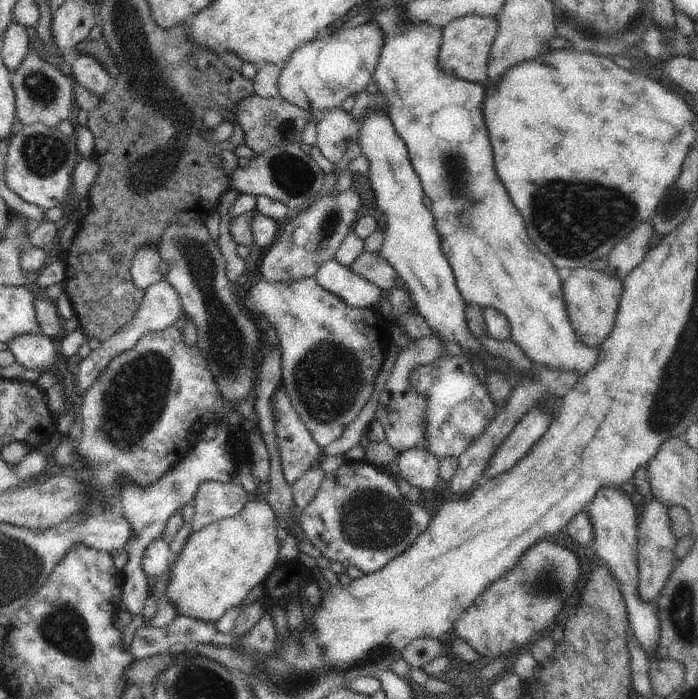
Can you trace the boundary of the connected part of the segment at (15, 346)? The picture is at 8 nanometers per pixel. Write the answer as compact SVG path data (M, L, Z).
M22 334L9 342L9 350L14 354L15 362L27 370L54 372L56 346L50 338L42 334Z

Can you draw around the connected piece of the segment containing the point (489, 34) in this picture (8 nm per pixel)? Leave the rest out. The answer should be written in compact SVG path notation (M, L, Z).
M469 15L450 22L442 29L440 44L440 68L444 74L454 78L464 78L468 82L486 82L486 70L491 59L492 48L498 34L496 17Z

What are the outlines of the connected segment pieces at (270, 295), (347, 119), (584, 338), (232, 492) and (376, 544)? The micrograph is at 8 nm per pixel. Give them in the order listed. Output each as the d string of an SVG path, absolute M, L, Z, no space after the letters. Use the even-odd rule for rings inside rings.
M315 276L302 278L300 282L268 282L260 280L251 288L242 306L254 317L264 316L280 340L282 350L281 384L288 390L288 398L300 414L300 420L308 426L316 444L324 450L334 440L340 438L349 424L362 412L374 390L376 379L386 360L389 338L386 321L380 310L375 308L352 308L342 302L336 294L326 291Z
M339 107L321 113L316 128L315 145L326 160L333 164L343 160L348 150L348 142L358 142L358 130L364 116L366 114L362 114L361 118L354 118L350 112Z
M585 267L572 271L563 282L564 302L576 337L586 346L600 349L614 330L623 296L623 281L604 271Z
M238 480L232 484L202 482L194 496L192 533L200 532L223 518L232 518L249 502L250 497Z
M366 460L346 461L324 478L323 485L308 506L299 512L300 527L307 541L322 553L325 560L340 562L344 568L354 566L364 574L378 572L408 548L428 530L434 512L426 505L419 506L408 500L390 474L382 472L382 466L368 464Z

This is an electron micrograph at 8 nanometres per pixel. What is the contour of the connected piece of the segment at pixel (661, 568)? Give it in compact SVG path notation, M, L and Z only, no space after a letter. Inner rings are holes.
M652 498L637 516L638 594L644 602L652 602L658 598L660 590L666 586L668 576L678 563L674 556L678 539L671 530L668 508L669 504Z

